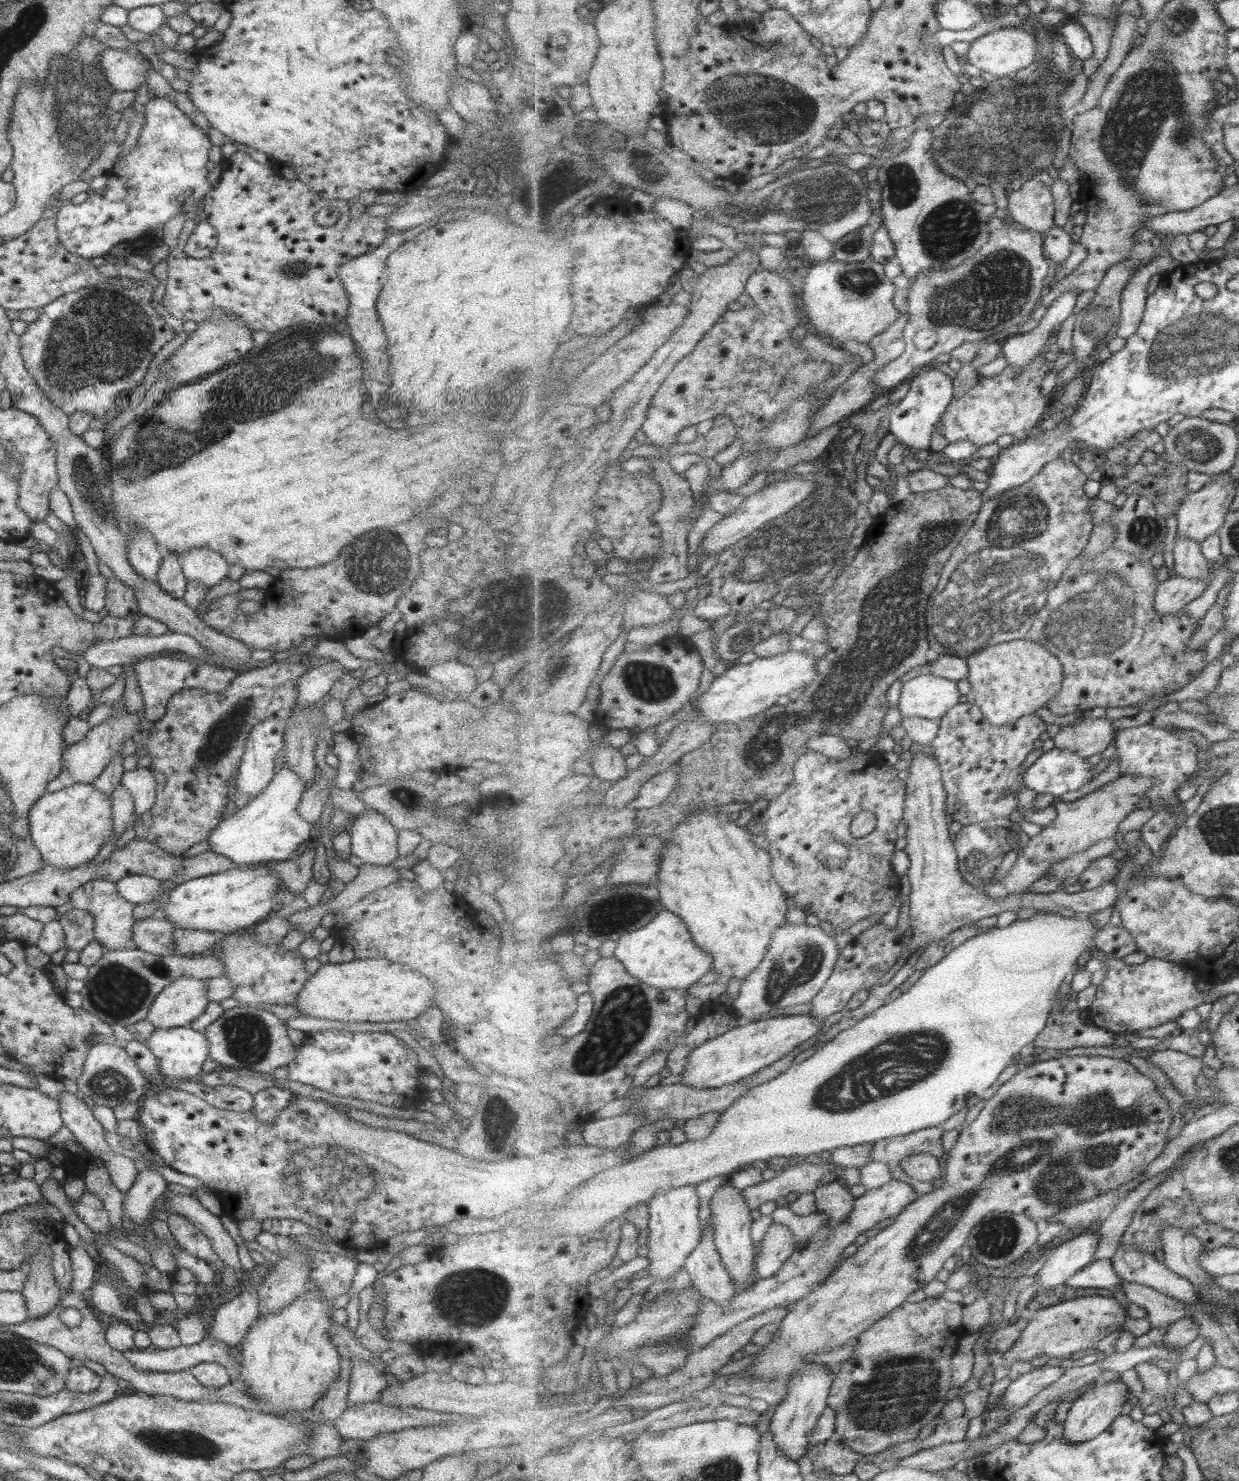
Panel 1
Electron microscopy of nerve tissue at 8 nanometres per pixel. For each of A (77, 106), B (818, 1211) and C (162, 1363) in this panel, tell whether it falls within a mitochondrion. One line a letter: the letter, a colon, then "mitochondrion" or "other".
A: mitochondrion
B: other
C: other

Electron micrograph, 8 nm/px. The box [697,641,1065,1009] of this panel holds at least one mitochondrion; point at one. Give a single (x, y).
(992, 848)

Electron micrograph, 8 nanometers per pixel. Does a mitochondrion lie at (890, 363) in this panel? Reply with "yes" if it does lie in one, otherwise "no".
no

